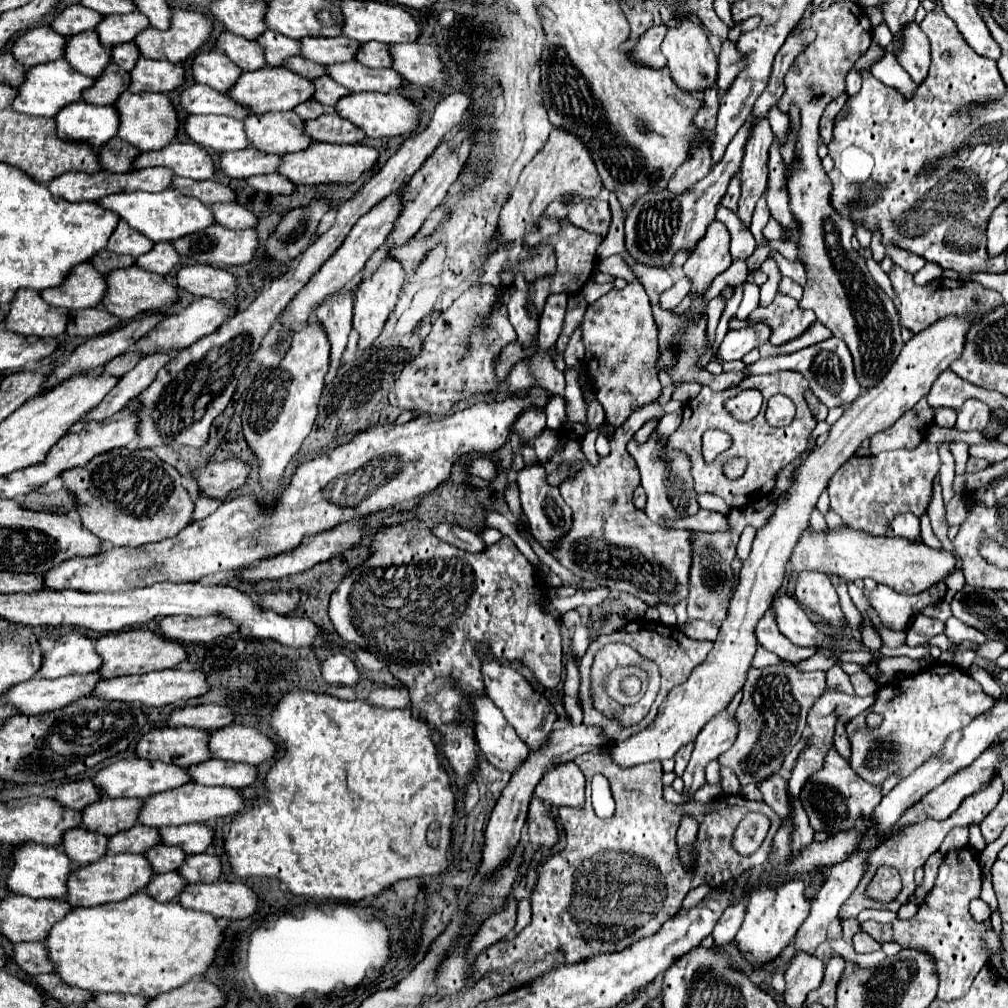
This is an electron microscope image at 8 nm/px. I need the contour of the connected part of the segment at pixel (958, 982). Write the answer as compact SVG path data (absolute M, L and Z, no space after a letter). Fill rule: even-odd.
M970 845L948 851L938 867L936 885L928 895L928 901L918 909L916 917L912 917L910 921L896 919L886 925L880 925L876 921L862 923L862 931L866 931L878 943L896 941L904 949L918 949L932 955L936 963L936 973L940 979L938 999L944 999L944 1001L962 997L966 989L970 989L978 971L988 961L988 953L980 945L980 939L982 939L982 933L986 931L988 921L976 923L968 915L970 901L980 897L982 889L982 871L978 861L980 861L980 853L974 851ZM956 879L960 879L960 885L956 885Z

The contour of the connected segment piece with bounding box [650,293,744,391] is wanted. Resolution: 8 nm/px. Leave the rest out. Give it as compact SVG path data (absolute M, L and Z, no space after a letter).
M652 293L650 299L652 299L654 319L656 319L658 331L660 331L660 335L658 335L660 349L662 349L664 345L668 345L668 343L674 343L674 339L678 339L678 349L680 349L680 353L678 353L678 365L668 371L668 373L672 375L672 379L674 379L674 387L678 385L678 381L698 381L700 385L708 385L708 387L714 389L714 391L724 391L724 389L730 389L730 387L734 387L734 385L740 385L740 381L744 379L744 375L742 375L740 371L722 373L720 377L716 377L716 375L708 373L706 369L698 369L698 367L696 367L696 361L698 361L700 355L704 353L704 345L706 345L706 319L704 319L704 317L702 317L702 319L698 321L698 325L696 325L696 323L690 321L686 315L674 315L672 311L660 309L660 307L658 307L658 295L656 295L656 293Z

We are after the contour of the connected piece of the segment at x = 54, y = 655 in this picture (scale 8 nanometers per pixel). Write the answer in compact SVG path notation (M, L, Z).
M68 633L56 641L56 647L44 655L38 677L58 679L76 673L98 671L102 657L94 649L94 641L84 633Z

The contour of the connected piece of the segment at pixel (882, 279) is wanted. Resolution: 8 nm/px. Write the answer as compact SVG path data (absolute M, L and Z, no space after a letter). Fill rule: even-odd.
M866 259L865 261L869 273L872 275L876 283L878 283L880 289L882 289L890 298L895 298L896 294L892 289L889 276L881 269L880 265L878 265L878 263L876 263L873 259Z

